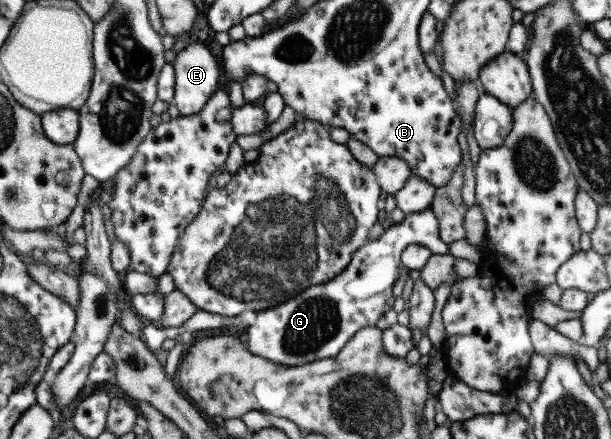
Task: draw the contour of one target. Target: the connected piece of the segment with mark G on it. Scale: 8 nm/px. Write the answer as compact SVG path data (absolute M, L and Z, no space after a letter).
M432 209L408 214L401 223L389 225L381 237L362 245L347 269L333 281L309 286L303 293L289 301L256 312L256 322L247 330L247 346L255 355L291 367L339 355L359 330L383 325L385 313L392 310L395 305L394 285L402 276L404 269L402 254L413 244L429 247L434 255L448 254L448 244L439 239L438 223Z

